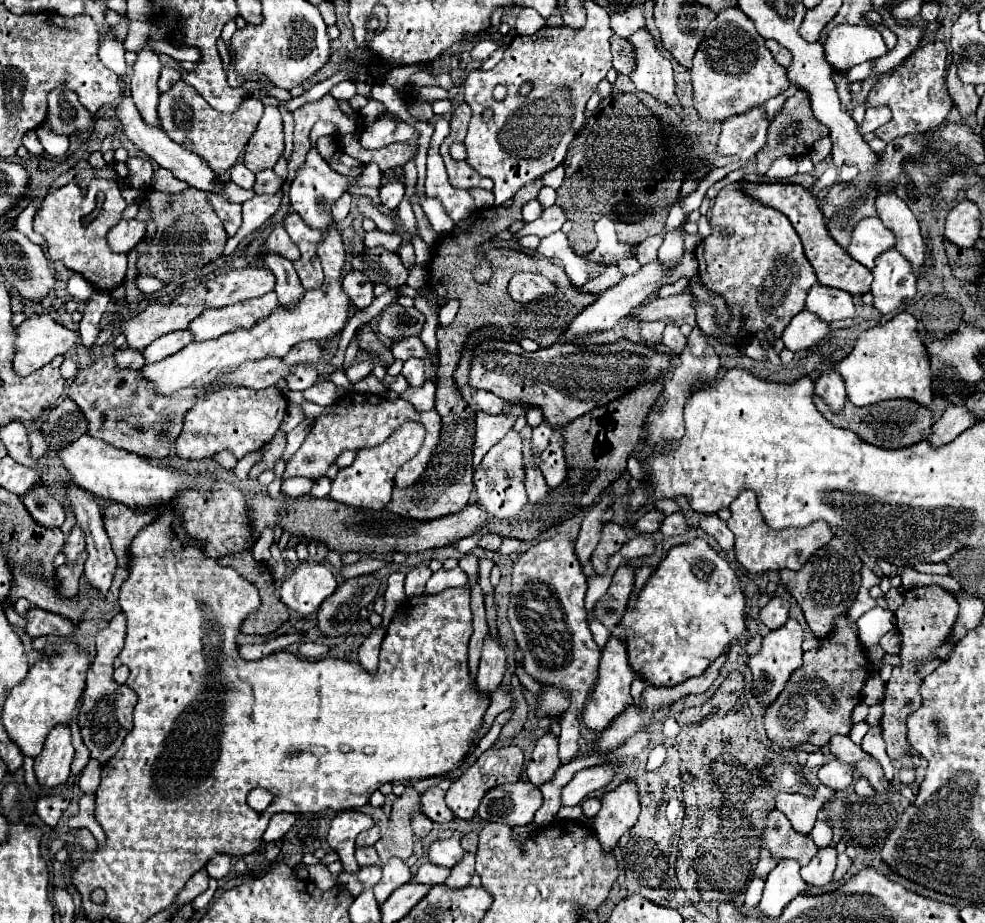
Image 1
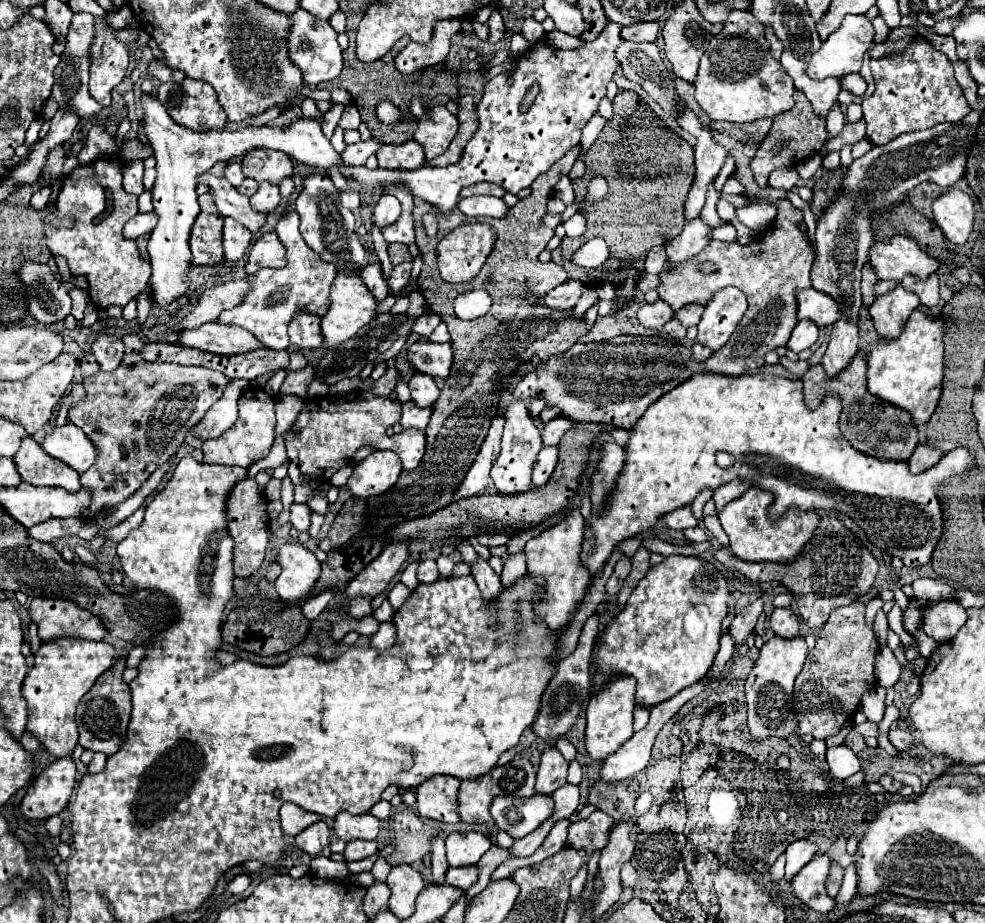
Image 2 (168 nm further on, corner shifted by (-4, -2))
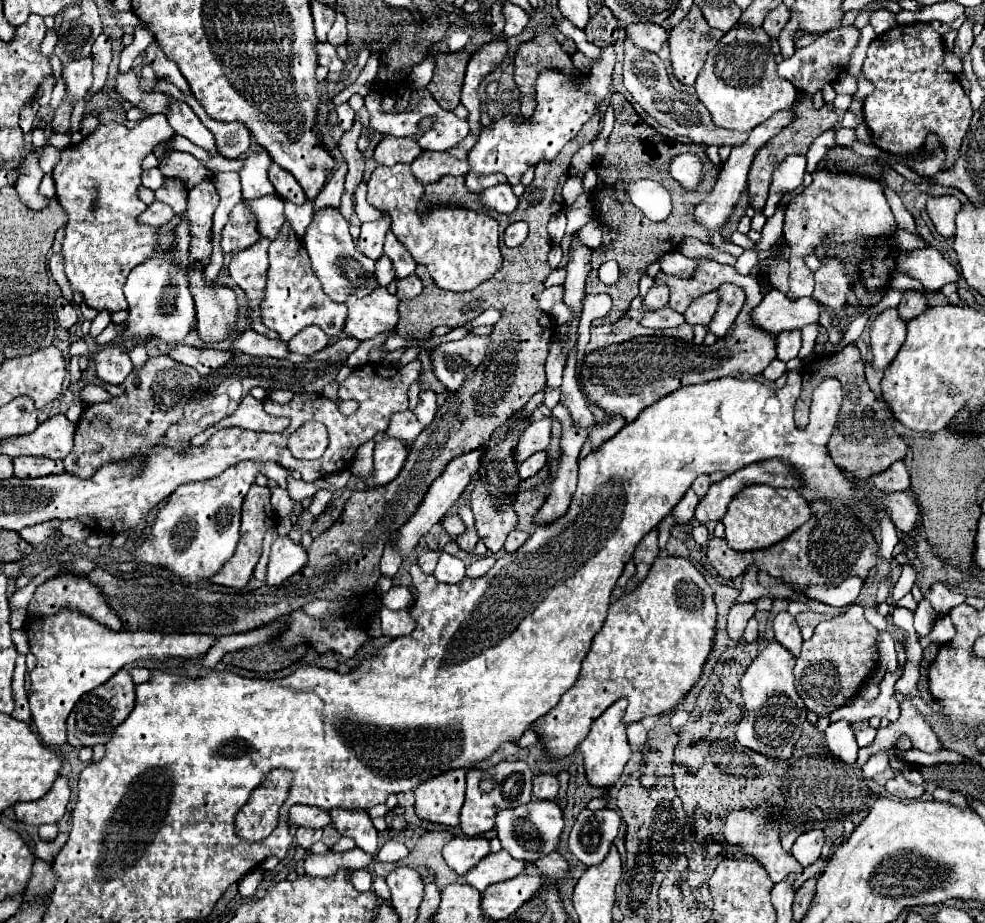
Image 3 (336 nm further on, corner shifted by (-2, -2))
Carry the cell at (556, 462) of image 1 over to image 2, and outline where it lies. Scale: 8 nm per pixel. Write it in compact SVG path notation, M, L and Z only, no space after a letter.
M542 447L538 457L536 457L536 463L534 463L534 475L532 475L532 483L536 487L542 487L546 485L546 481L550 479L554 467L556 467L556 459L558 459L558 447Z

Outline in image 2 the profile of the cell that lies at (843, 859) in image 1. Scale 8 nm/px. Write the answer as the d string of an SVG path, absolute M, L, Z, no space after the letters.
M832 863L832 865L830 865L828 879L826 879L826 893L828 893L830 897L834 897L834 895L840 891L842 877L844 877L844 869L842 869L838 863Z

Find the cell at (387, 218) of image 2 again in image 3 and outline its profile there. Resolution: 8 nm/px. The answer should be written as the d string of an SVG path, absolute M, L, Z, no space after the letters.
M382 211L382 217L370 223L362 223L360 227L360 239L358 239L358 249L360 253L364 253L370 259L378 259L382 255L382 245L384 245L384 237L390 229L390 215L386 211Z

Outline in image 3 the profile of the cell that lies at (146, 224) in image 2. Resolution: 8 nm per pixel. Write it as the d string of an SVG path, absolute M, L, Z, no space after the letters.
M154 201L152 205L148 205L148 209L146 209L144 213L140 213L138 221L140 221L142 225L160 227L160 225L168 223L172 217L174 217L174 211L172 211L172 207L164 205L164 203L158 203L158 201Z

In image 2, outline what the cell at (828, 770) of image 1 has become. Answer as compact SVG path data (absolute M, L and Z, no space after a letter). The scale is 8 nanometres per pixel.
M846 745L826 749L826 761L830 765L830 773L838 779L848 779L860 769L860 757Z

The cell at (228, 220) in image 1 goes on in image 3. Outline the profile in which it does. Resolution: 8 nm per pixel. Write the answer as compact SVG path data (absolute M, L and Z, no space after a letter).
M236 205L230 213L230 219L220 235L220 247L224 255L232 255L254 245L260 239L256 231L256 223L252 223L252 215L244 211L244 205Z

